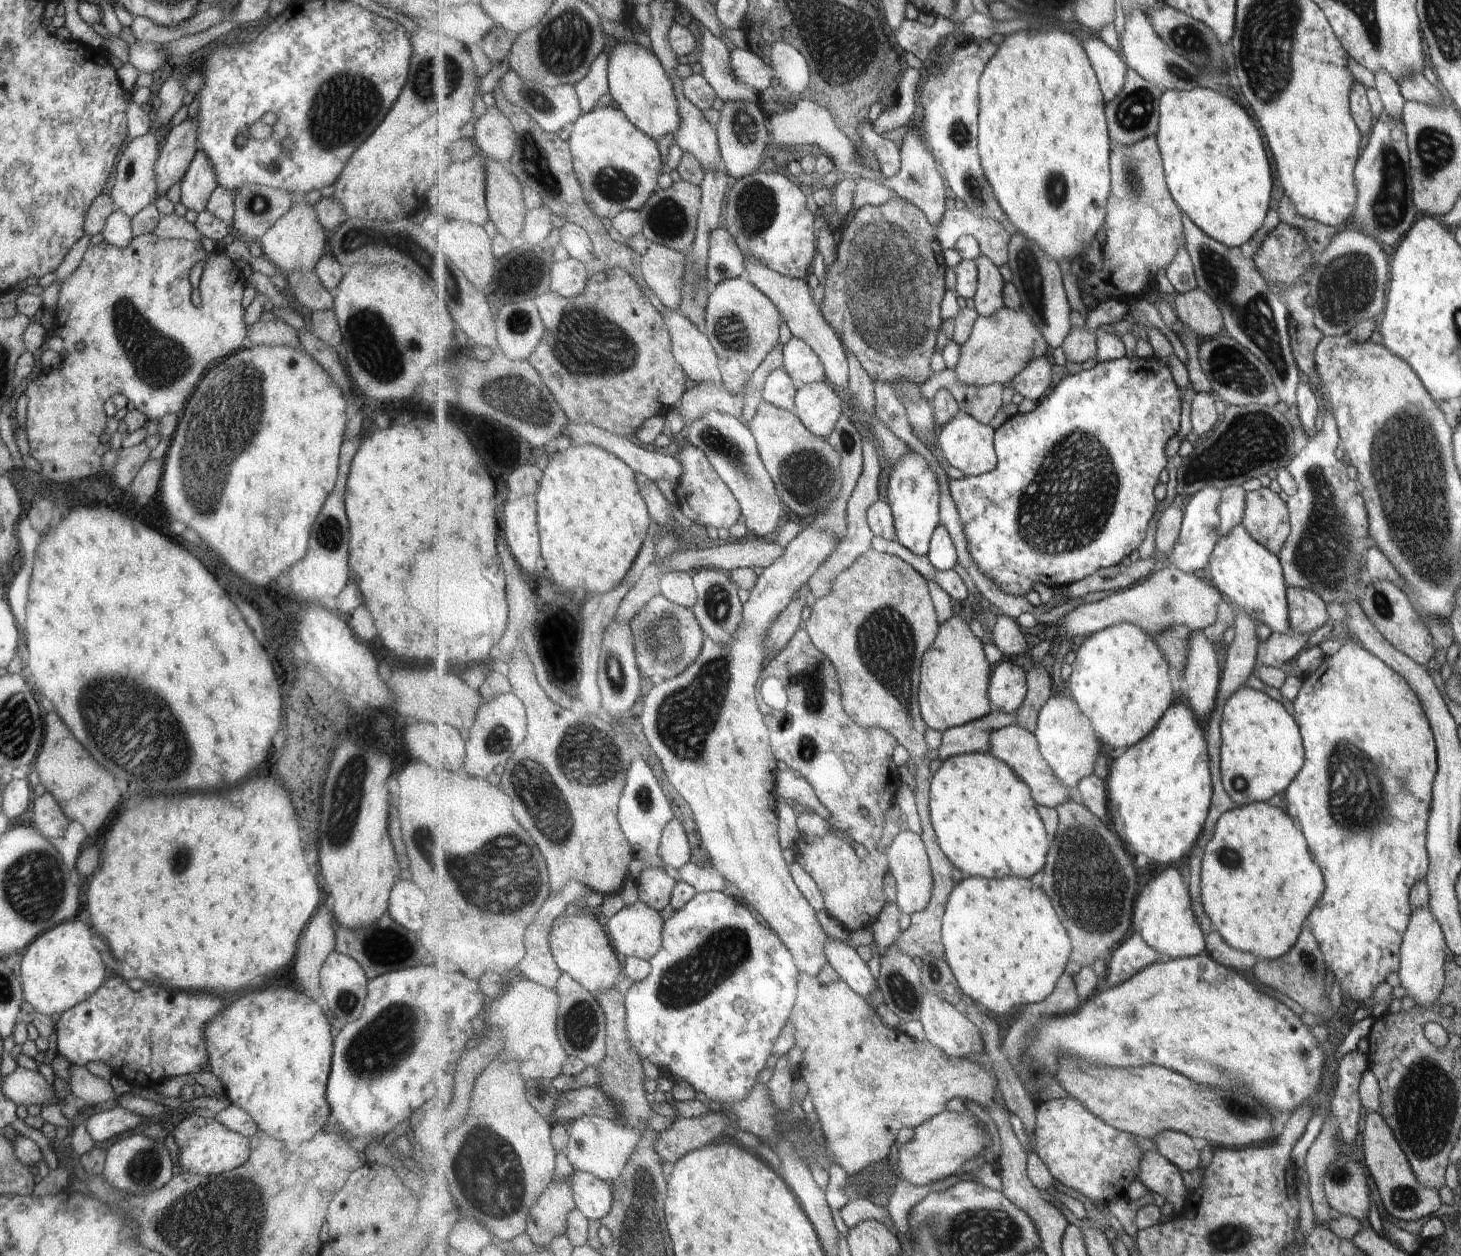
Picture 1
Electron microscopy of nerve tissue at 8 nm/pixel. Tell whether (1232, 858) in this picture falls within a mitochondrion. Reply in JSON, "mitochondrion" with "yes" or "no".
{"mitochondrion":"yes"}

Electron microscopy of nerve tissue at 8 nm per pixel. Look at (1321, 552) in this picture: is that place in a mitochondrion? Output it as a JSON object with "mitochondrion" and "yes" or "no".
{"mitochondrion":"yes"}

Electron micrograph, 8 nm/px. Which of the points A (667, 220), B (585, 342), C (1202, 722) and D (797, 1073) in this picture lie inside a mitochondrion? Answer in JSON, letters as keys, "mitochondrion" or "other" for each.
{"A":"mitochondrion","B":"mitochondrion","C":"other","D":"other"}

